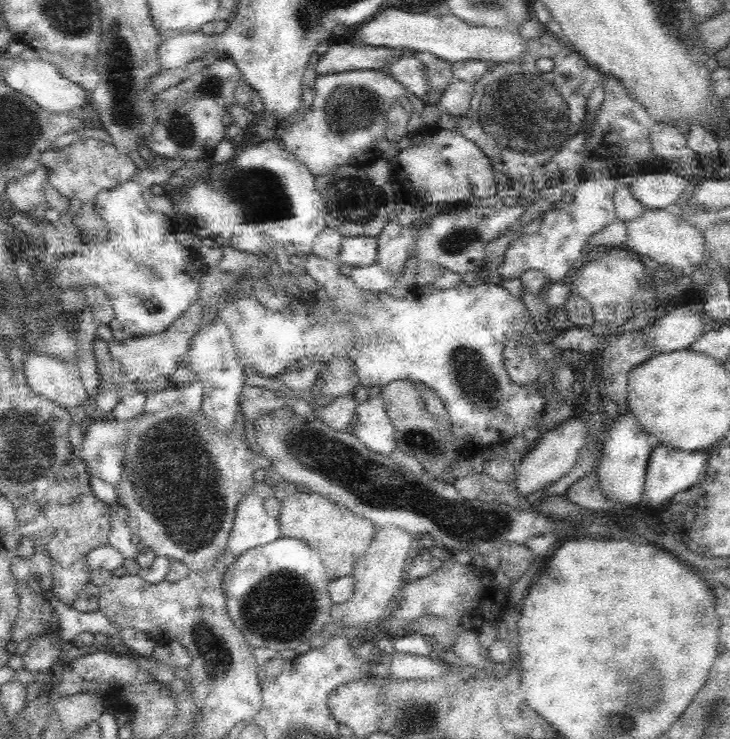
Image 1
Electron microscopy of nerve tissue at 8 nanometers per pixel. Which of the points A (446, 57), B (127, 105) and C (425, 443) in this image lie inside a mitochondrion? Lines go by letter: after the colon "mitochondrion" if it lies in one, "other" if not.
A: other
B: mitochondrion
C: mitochondrion

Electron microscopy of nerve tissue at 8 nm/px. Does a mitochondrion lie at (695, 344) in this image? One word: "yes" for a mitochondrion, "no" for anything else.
no

